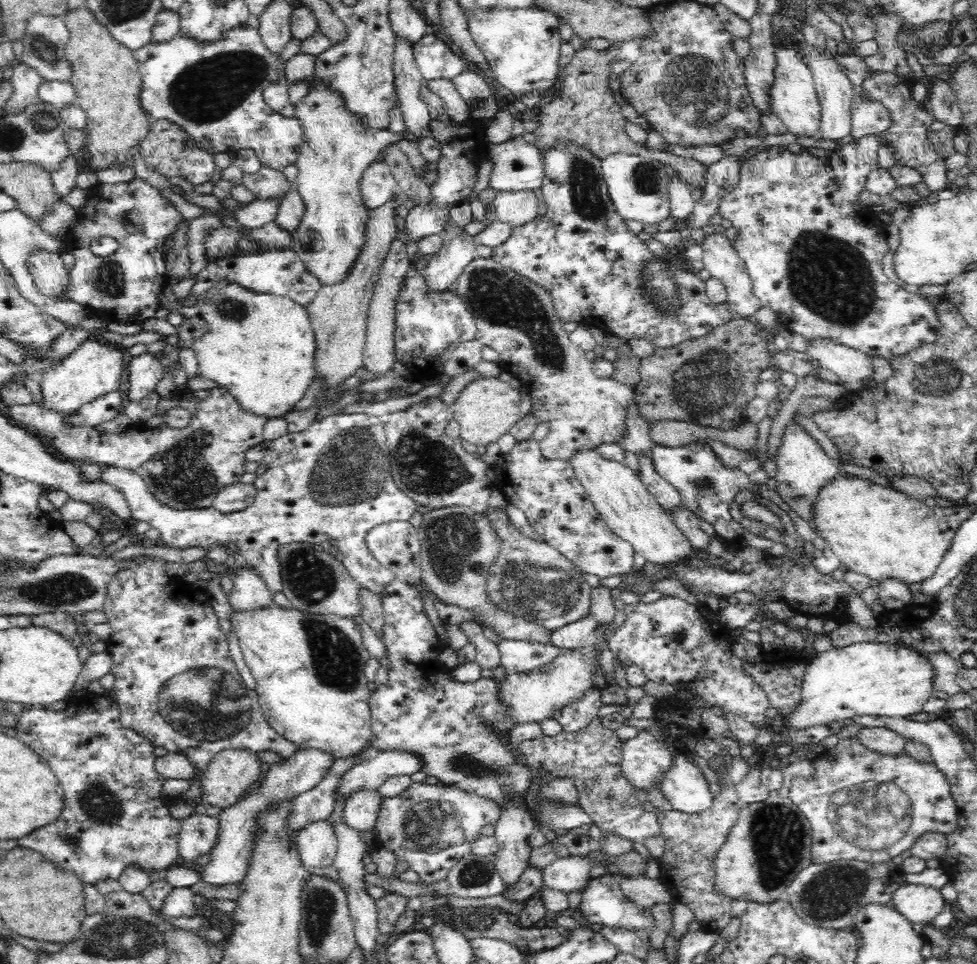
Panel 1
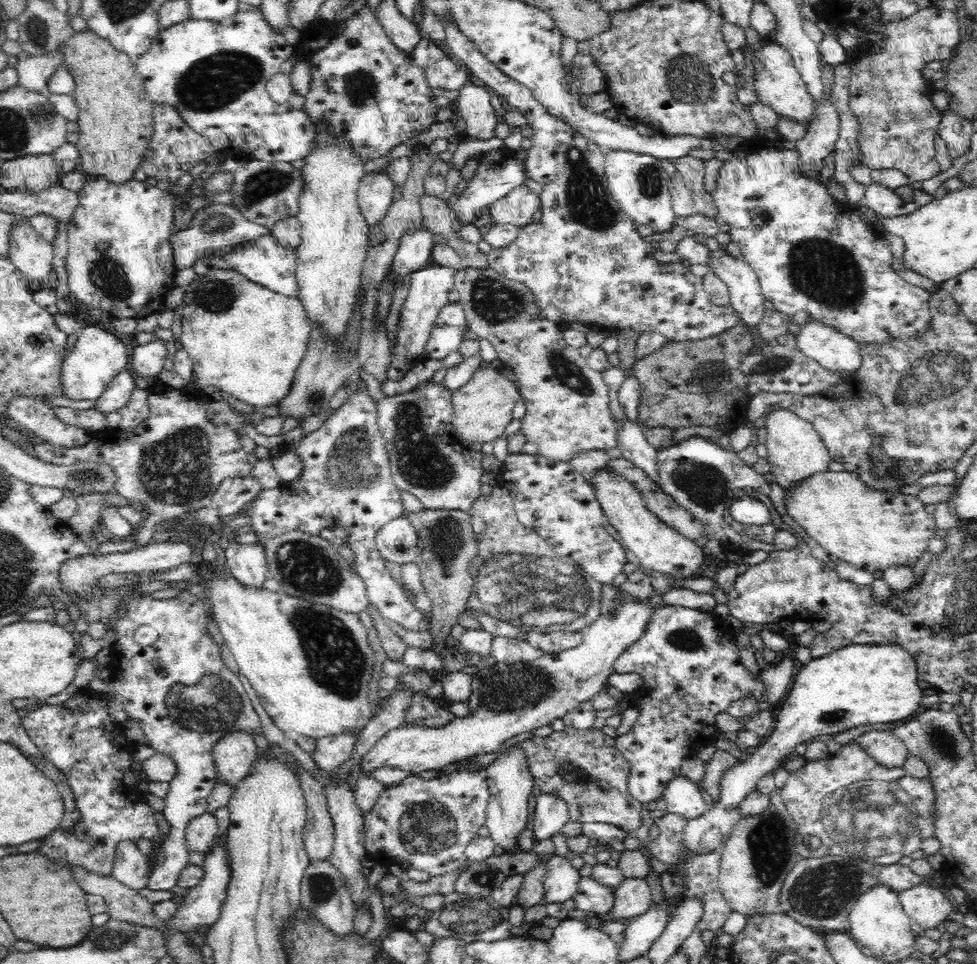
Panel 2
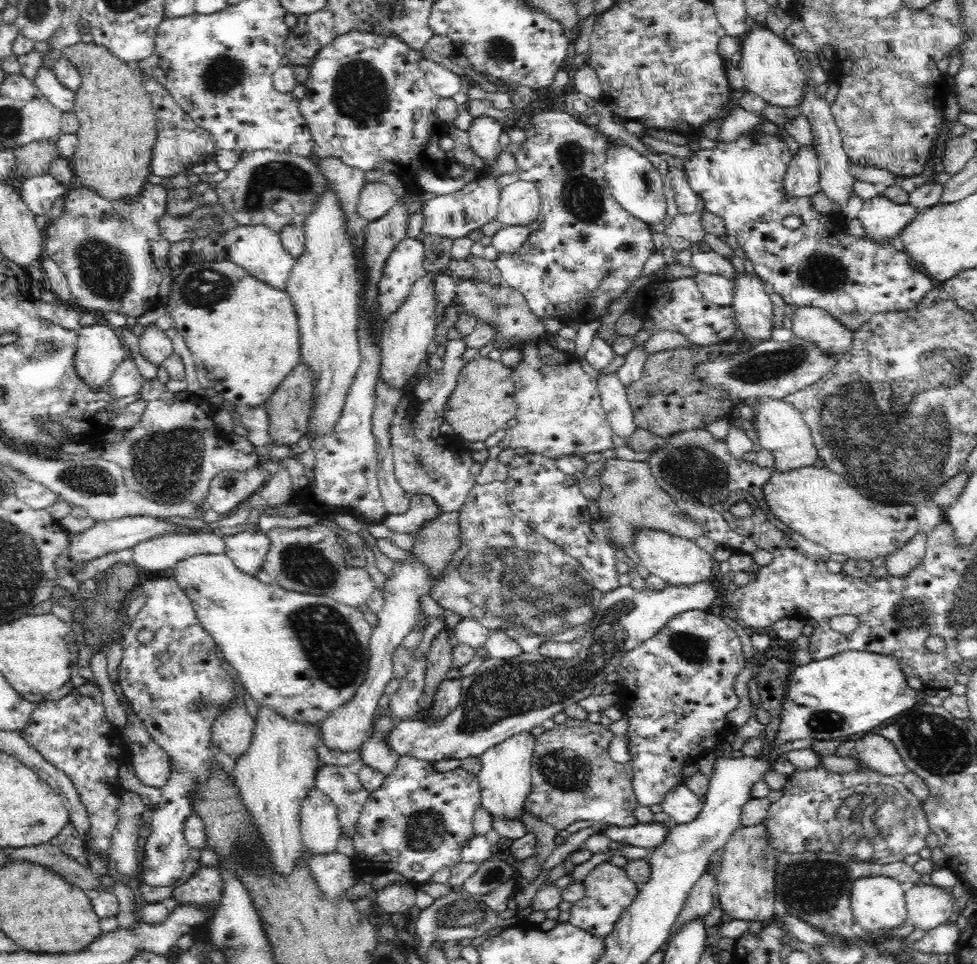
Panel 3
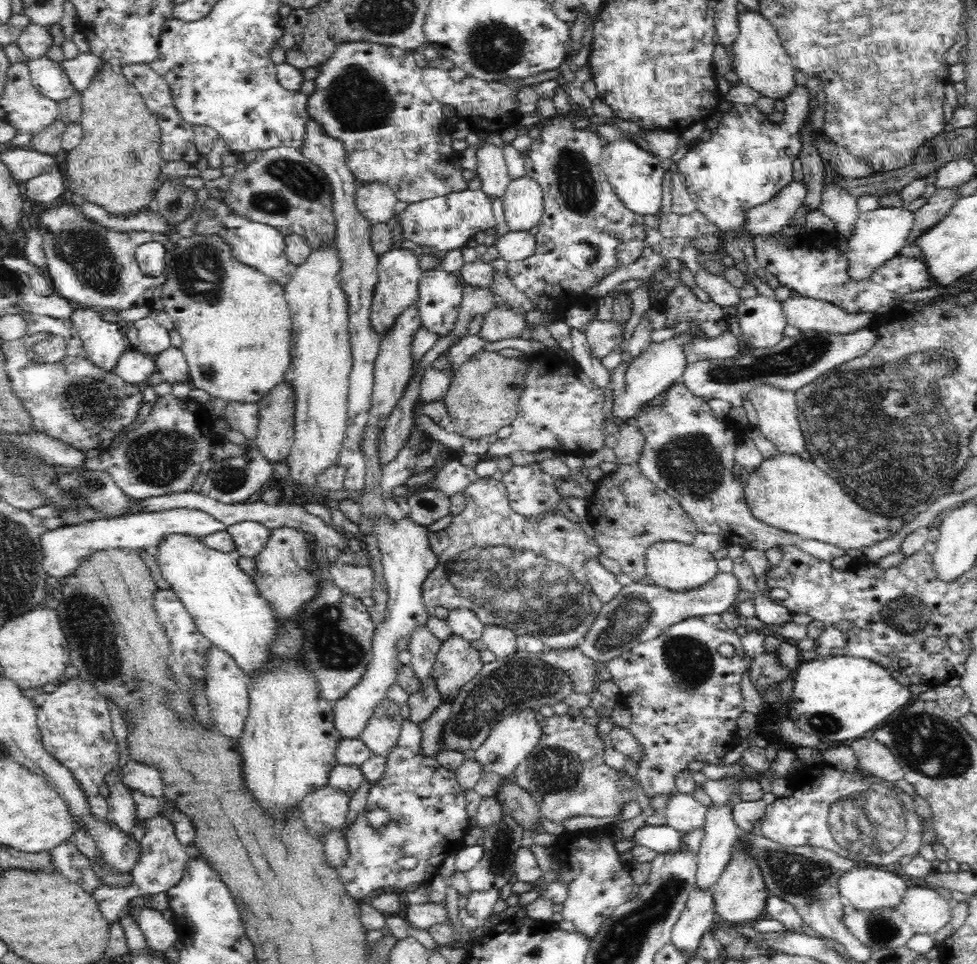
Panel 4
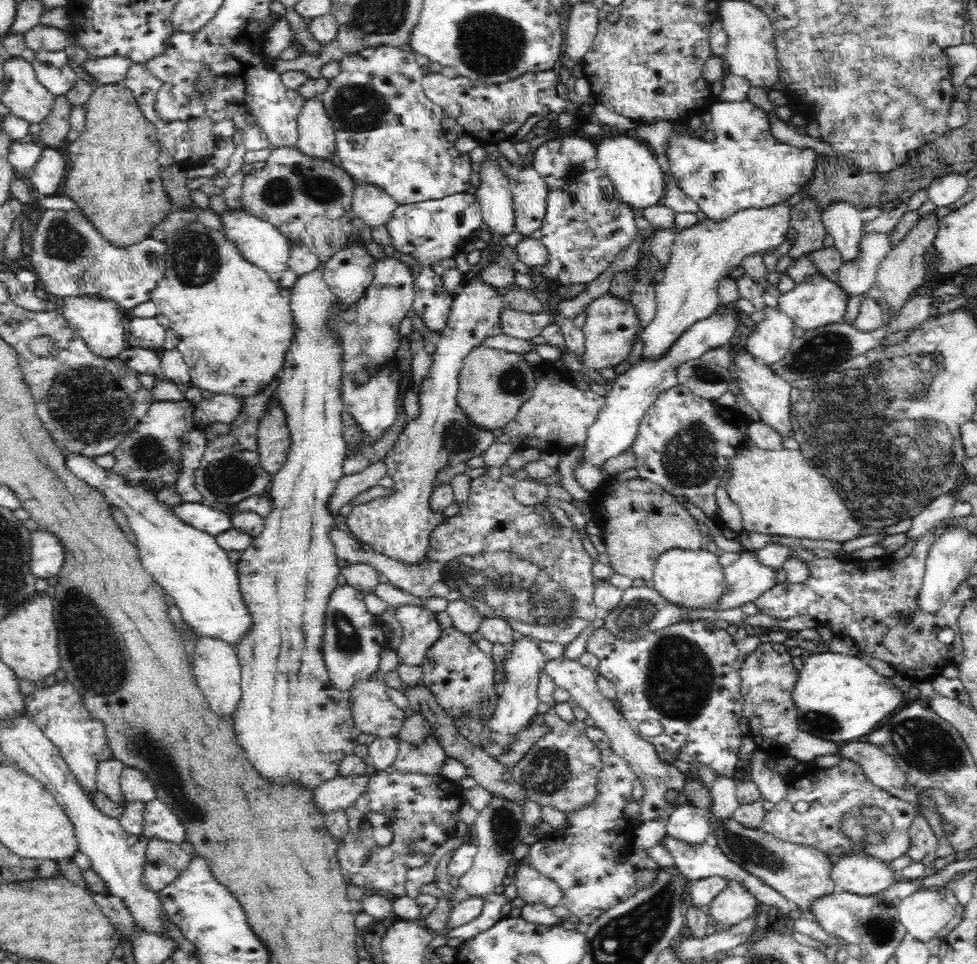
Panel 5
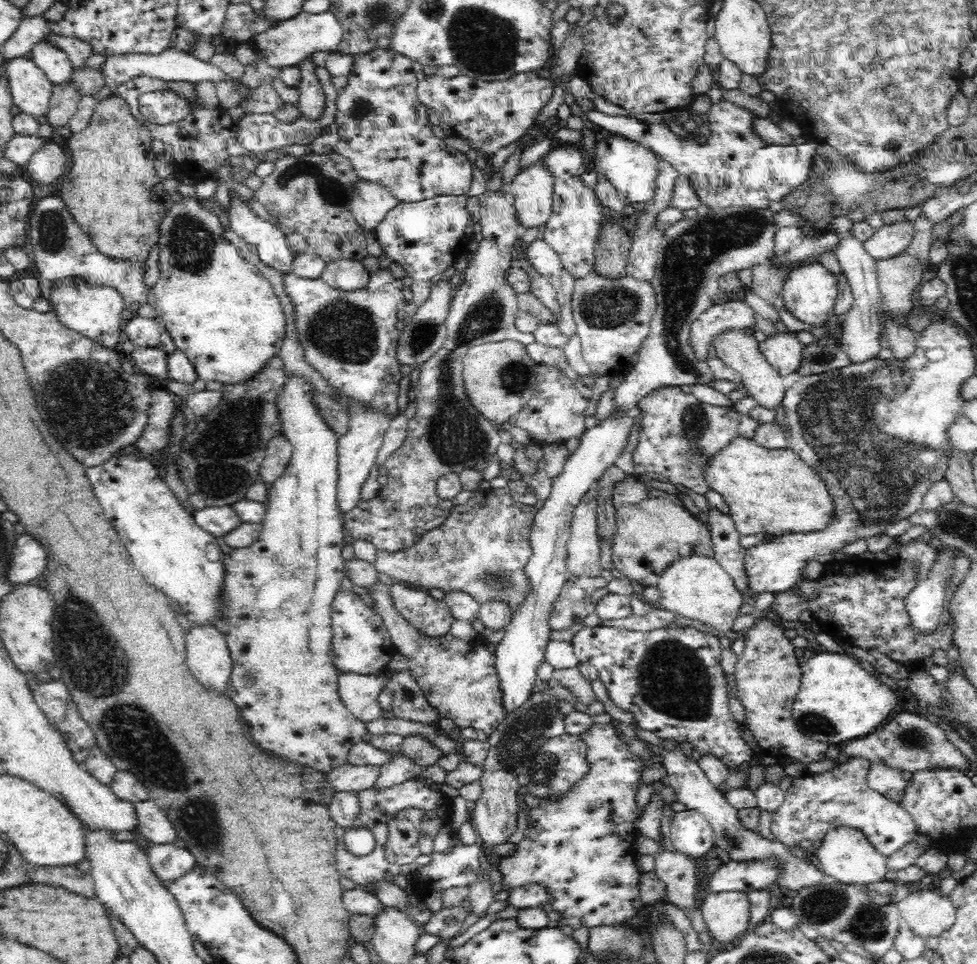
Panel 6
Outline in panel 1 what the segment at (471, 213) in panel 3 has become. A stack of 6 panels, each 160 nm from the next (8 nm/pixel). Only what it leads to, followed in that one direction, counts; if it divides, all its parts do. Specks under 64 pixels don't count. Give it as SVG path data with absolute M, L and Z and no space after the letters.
M523 136L503 144L490 144L486 160L493 162L488 186L496 192L535 191L544 180L544 155Z

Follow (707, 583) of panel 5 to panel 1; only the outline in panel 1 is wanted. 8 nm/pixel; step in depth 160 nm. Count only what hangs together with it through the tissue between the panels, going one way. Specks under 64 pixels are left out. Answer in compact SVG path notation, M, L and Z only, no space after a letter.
M592 448L576 451L569 461L580 485L588 492L589 500L606 525L619 538L632 544L636 554L652 564L664 566L680 563L694 551L692 544L671 520L670 514L658 505L639 474L630 470L625 462L608 460Z

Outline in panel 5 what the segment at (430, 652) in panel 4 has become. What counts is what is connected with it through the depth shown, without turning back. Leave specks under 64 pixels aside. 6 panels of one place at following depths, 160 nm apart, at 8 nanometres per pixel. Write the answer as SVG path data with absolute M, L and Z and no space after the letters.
M408 604L392 610L403 629L402 641L396 650L397 657L404 664L424 664L430 646L443 632L436 620L438 614L432 613L426 606L419 608Z

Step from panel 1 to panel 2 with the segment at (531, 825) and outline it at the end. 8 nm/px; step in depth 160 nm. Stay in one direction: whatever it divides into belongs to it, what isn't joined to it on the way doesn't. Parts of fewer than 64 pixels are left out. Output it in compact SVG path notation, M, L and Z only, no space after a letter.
M517 744L514 748L508 749L507 752L489 764L485 776L490 791L485 822L486 828L490 831L489 837L494 841L494 844L502 846L504 853L519 853L521 846L518 844L518 836L524 828L530 827L533 807L533 798L530 794L532 794L532 786L535 782L524 751Z

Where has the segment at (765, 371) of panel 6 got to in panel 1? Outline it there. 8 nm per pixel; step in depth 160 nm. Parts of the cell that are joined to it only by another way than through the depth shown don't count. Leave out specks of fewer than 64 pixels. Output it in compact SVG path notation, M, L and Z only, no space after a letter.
M788 424L782 434L782 442L774 462L778 469L775 477L778 495L800 519L812 526L820 490L841 474L837 461L826 455L818 441L802 425Z

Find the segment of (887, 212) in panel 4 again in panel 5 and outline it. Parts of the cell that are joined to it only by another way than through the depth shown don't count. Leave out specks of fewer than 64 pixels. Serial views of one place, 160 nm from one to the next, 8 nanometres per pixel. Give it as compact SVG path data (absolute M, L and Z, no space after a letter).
M892 231L884 232L873 232L861 234L859 249L855 259L853 261L843 262L840 270L838 270L838 280L837 284L844 295L848 295L848 298L856 296L857 294L863 294L876 283L878 268L880 263L886 254L888 254L893 248L892 243L890 243L890 236L892 236Z

